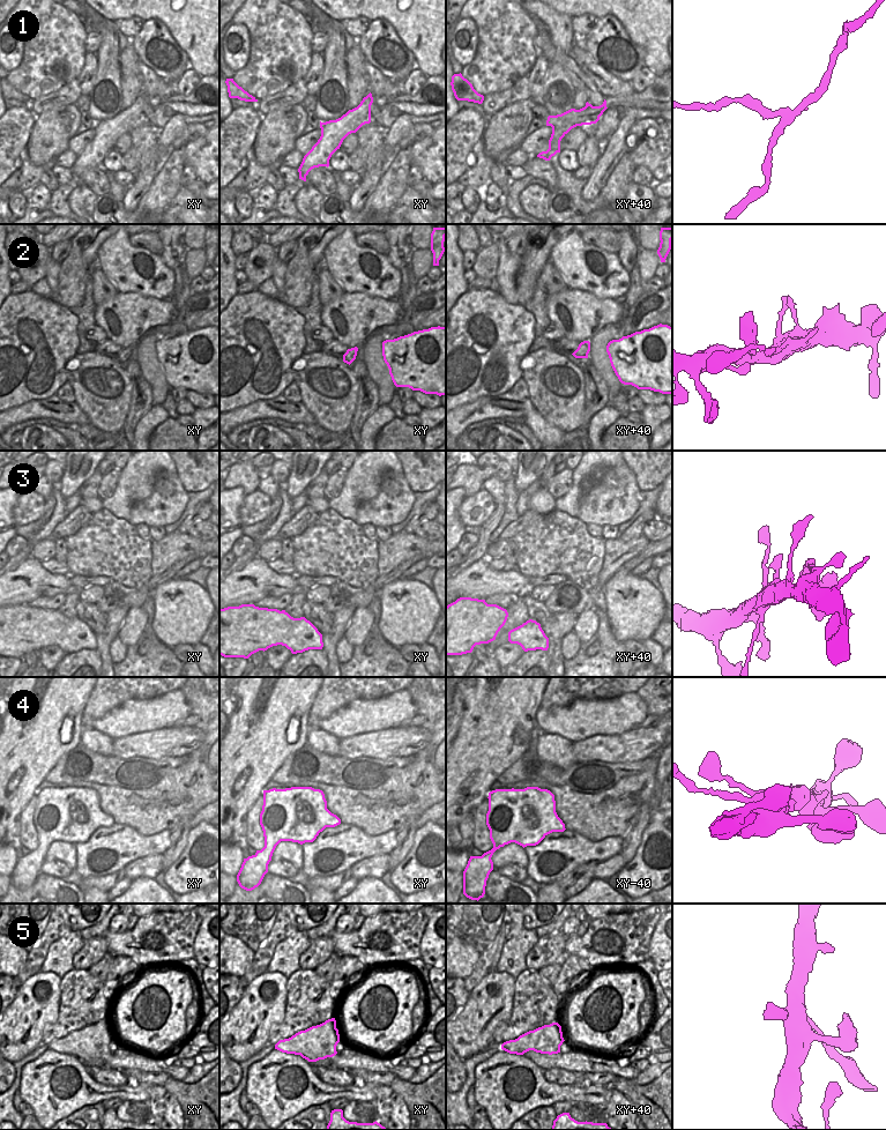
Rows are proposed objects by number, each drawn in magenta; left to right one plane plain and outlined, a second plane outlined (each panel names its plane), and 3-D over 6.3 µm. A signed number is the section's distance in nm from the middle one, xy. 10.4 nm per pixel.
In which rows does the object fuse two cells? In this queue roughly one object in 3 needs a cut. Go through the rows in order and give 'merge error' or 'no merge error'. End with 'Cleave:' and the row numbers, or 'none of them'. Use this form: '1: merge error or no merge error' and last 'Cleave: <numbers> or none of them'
1: merge error
2: merge error
3: no merge error
4: no merge error
5: merge error
Cleave: 1, 2, 5

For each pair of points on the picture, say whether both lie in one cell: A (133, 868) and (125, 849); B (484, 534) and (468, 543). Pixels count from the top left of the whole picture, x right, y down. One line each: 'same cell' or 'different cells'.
A: different cells
B: different cells

